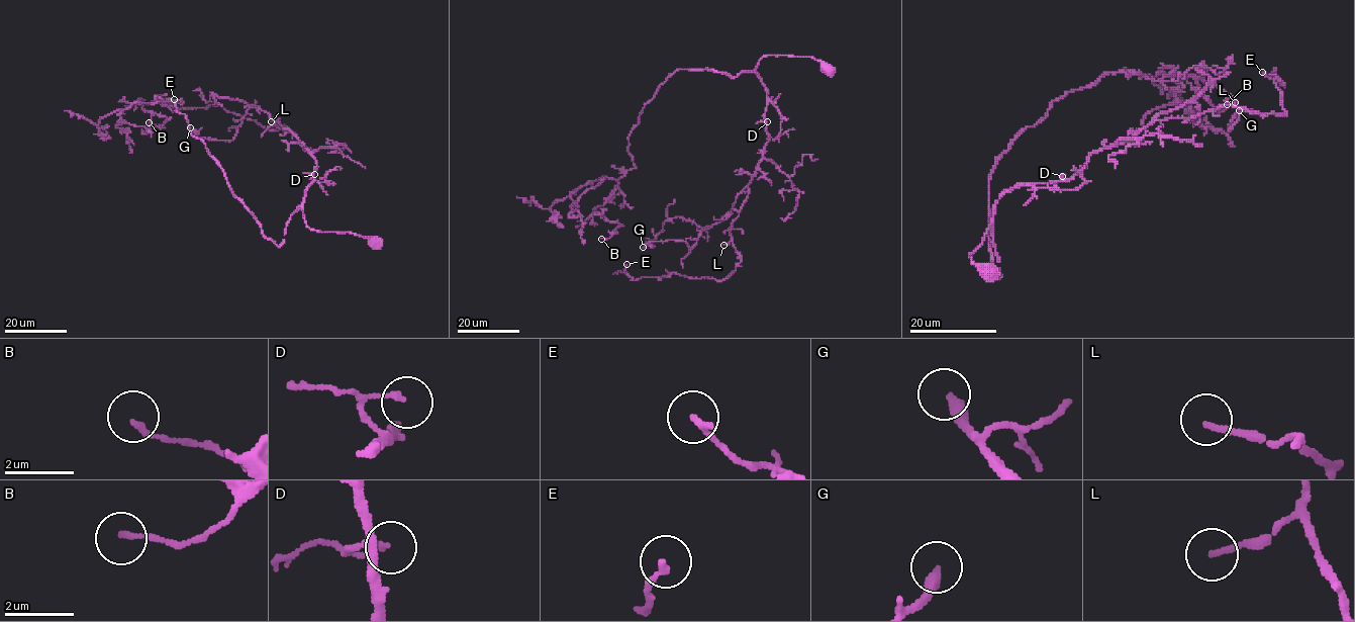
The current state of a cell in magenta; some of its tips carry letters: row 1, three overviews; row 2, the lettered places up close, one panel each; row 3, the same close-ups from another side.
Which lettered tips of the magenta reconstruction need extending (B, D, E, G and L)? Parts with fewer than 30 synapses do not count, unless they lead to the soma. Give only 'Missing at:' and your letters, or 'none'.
Missing at: none

